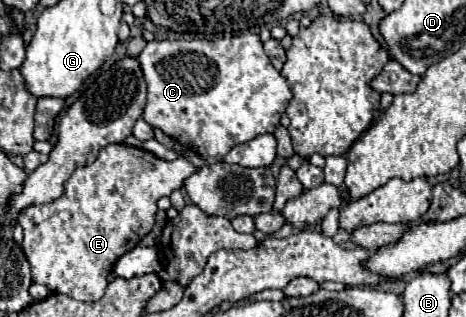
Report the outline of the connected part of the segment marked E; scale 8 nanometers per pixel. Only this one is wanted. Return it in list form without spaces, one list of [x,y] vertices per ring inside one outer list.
[[[123,143],[107,145],[99,151],[91,165],[75,169],[75,173],[65,181],[63,195],[55,201],[43,205],[29,205],[17,217],[23,227],[23,251],[31,263],[31,273],[35,283],[47,285],[51,291],[65,293],[79,301],[95,301],[103,295],[107,287],[107,275],[113,263],[127,251],[131,251],[155,225],[157,199],[171,195],[173,189],[181,189],[183,181],[195,173],[195,165],[185,157],[175,161],[163,161],[141,147],[131,147]]]

